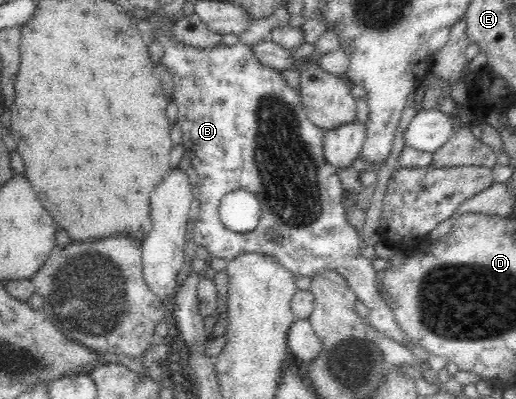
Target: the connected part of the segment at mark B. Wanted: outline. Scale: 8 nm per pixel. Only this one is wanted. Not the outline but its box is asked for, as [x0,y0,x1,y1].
[135,16,415,349]

